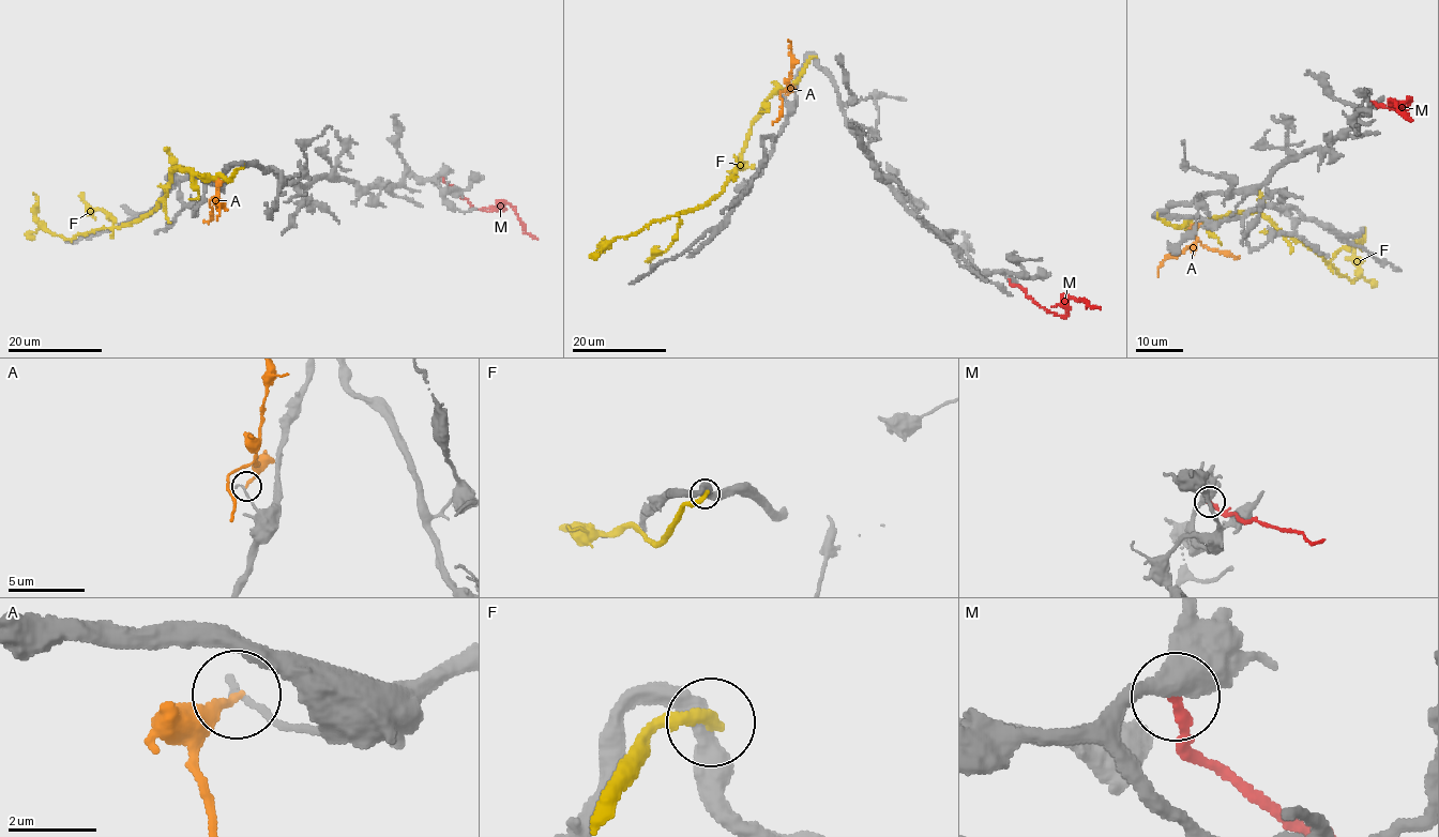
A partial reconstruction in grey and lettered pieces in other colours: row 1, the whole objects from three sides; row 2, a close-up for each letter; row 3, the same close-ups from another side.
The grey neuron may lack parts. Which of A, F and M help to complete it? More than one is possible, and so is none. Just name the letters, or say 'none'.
none

